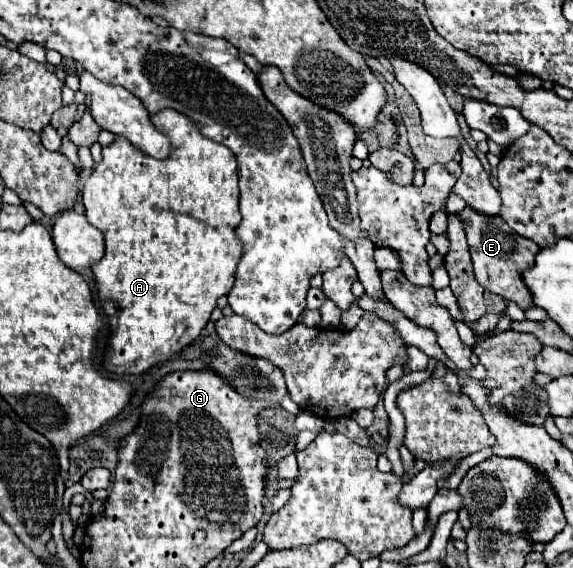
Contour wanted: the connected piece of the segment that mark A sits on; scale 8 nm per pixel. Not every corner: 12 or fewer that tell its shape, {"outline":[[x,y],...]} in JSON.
{"outline":[[177,111],[81,191],[103,367],[179,355],[235,285],[237,161]]}

